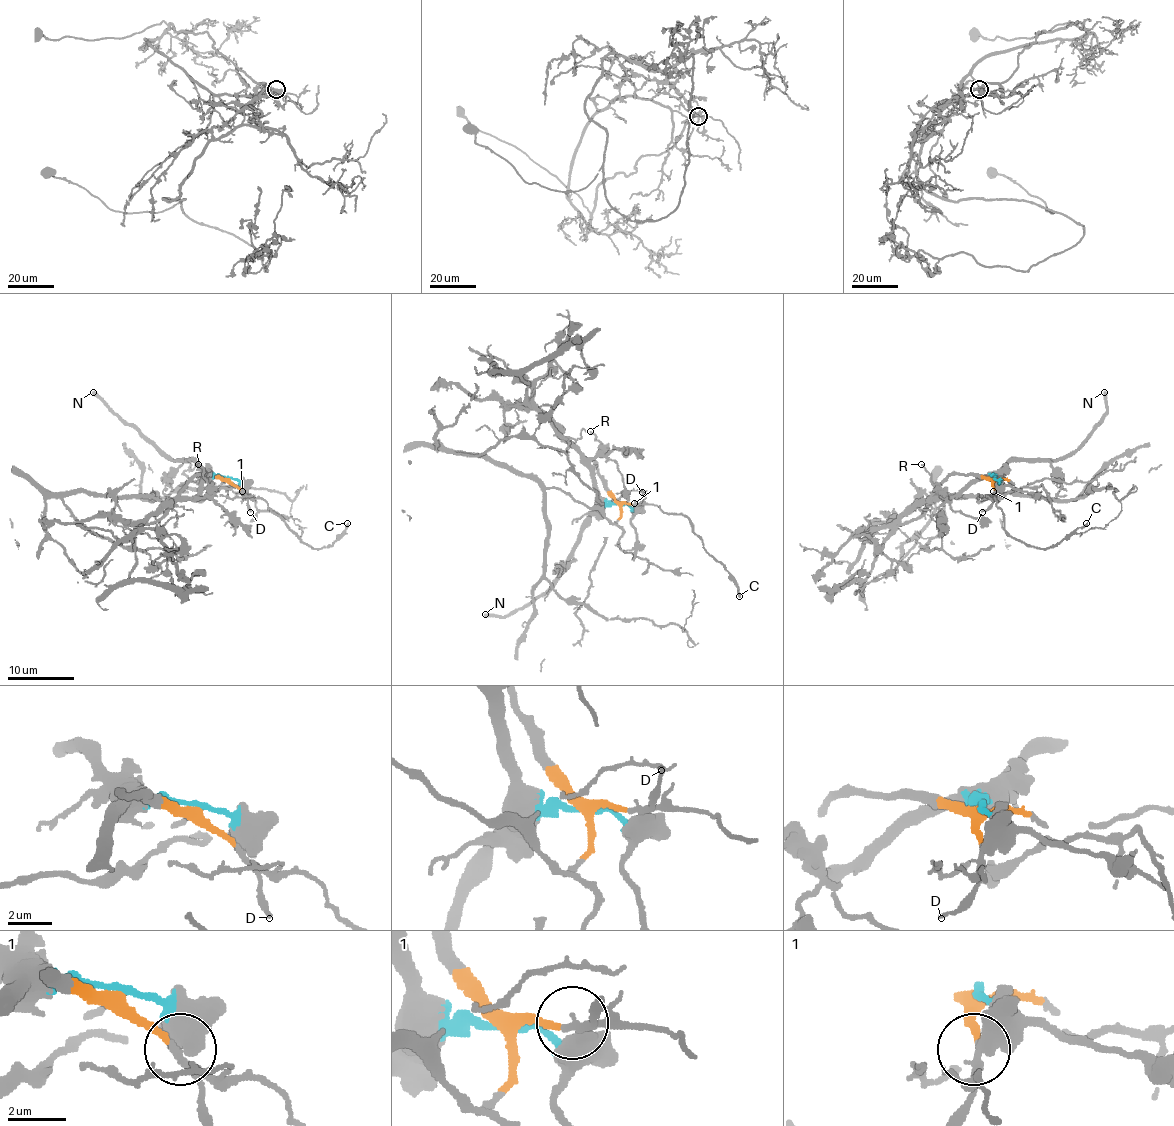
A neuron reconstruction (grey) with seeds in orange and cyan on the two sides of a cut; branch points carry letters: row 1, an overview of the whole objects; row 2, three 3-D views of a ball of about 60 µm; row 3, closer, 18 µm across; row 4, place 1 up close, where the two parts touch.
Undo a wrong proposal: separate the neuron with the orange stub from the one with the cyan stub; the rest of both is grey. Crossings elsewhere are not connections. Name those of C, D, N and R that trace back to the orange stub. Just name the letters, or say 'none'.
C, D

